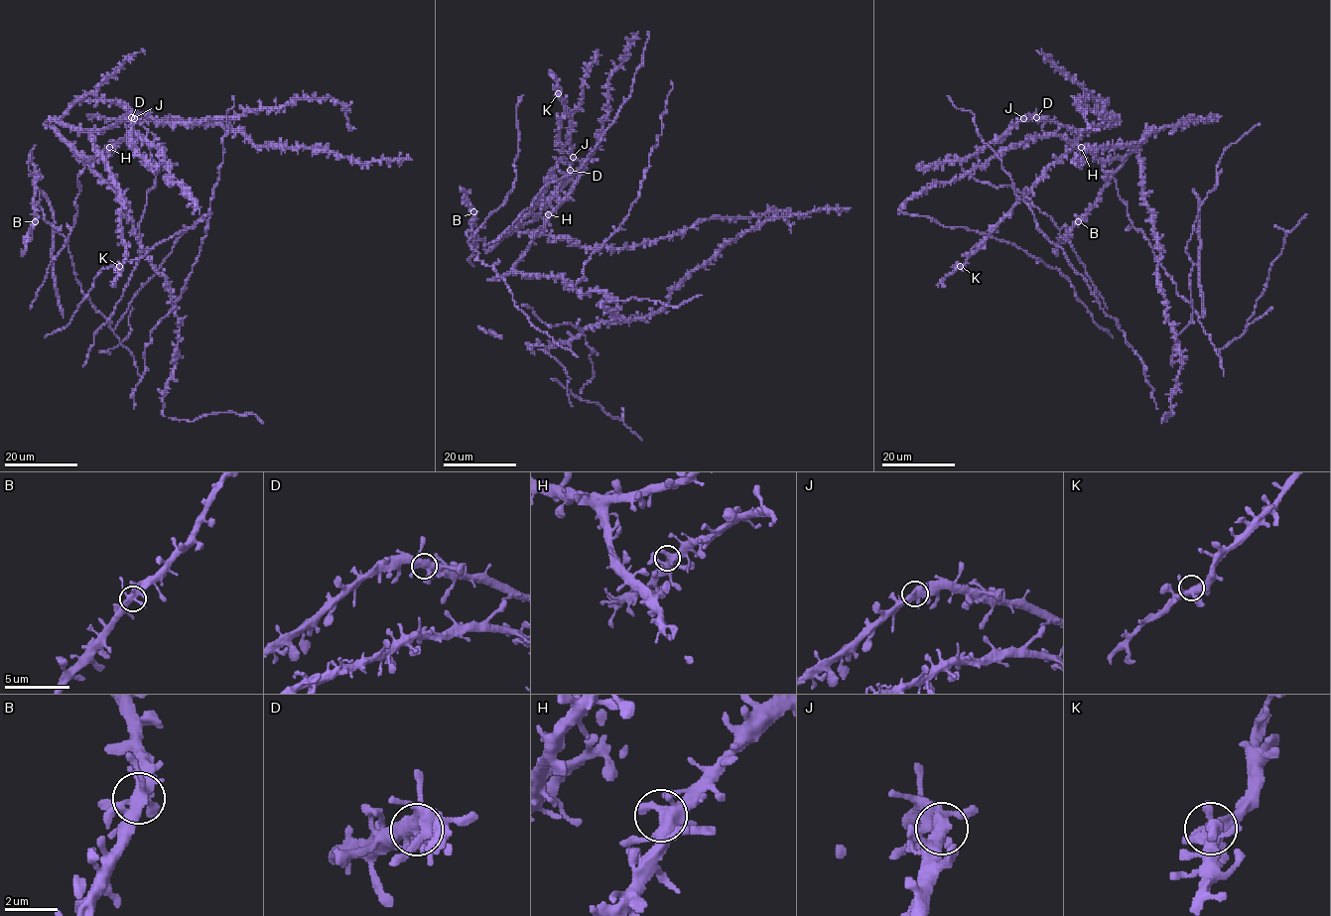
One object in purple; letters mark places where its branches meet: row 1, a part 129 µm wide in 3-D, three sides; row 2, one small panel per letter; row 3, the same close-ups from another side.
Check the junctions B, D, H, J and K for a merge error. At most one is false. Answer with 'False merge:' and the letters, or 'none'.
False merge: none

